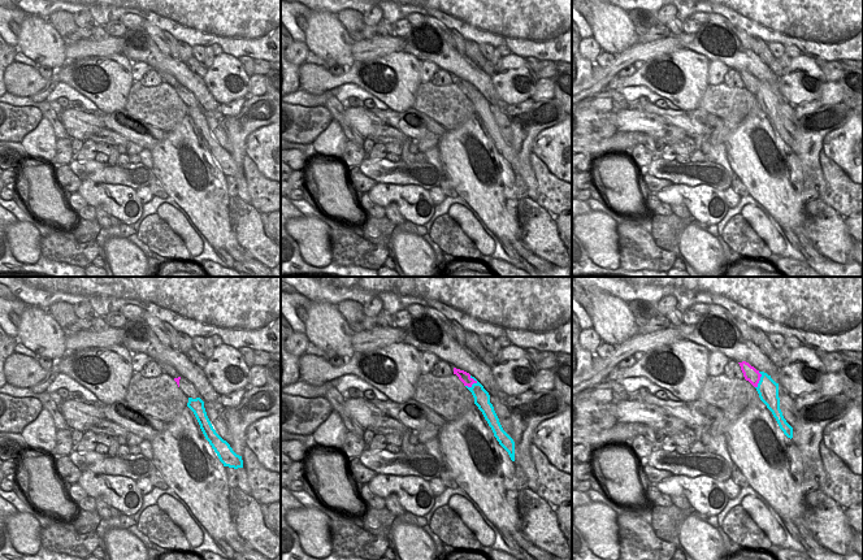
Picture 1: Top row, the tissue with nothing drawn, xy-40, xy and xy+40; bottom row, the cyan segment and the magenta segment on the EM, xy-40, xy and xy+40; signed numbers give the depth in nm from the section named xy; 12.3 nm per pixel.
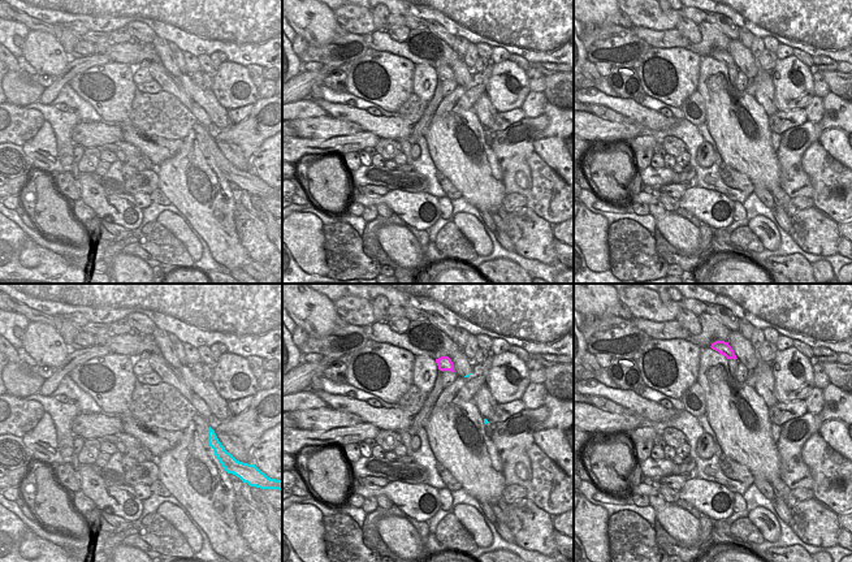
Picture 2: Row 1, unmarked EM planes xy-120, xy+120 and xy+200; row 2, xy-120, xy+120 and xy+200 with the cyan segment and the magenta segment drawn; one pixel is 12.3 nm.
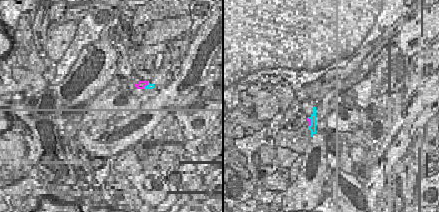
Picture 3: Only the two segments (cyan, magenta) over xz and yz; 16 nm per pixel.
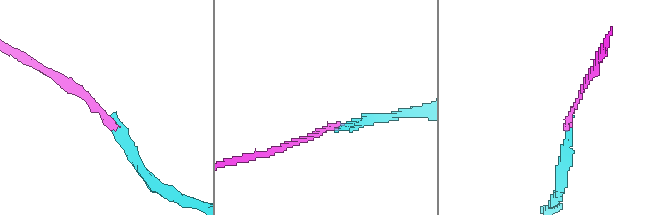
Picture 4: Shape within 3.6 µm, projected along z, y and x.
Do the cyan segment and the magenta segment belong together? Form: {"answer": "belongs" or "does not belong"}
{"answer": "does not belong"}

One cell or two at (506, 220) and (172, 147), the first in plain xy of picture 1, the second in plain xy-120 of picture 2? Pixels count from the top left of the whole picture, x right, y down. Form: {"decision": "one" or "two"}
{"decision": "two"}

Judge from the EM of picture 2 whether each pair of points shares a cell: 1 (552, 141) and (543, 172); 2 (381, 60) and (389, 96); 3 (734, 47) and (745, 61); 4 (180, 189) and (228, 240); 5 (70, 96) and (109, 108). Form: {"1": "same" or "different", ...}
{"1": "different", "2": "same", "3": "same", "4": "same", "5": "different"}

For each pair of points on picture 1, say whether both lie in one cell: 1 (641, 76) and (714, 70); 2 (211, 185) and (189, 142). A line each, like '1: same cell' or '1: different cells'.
1: different cells
2: same cell

